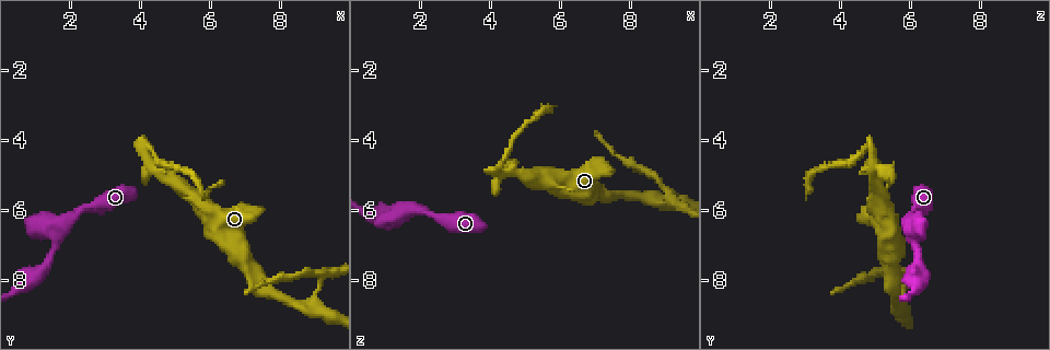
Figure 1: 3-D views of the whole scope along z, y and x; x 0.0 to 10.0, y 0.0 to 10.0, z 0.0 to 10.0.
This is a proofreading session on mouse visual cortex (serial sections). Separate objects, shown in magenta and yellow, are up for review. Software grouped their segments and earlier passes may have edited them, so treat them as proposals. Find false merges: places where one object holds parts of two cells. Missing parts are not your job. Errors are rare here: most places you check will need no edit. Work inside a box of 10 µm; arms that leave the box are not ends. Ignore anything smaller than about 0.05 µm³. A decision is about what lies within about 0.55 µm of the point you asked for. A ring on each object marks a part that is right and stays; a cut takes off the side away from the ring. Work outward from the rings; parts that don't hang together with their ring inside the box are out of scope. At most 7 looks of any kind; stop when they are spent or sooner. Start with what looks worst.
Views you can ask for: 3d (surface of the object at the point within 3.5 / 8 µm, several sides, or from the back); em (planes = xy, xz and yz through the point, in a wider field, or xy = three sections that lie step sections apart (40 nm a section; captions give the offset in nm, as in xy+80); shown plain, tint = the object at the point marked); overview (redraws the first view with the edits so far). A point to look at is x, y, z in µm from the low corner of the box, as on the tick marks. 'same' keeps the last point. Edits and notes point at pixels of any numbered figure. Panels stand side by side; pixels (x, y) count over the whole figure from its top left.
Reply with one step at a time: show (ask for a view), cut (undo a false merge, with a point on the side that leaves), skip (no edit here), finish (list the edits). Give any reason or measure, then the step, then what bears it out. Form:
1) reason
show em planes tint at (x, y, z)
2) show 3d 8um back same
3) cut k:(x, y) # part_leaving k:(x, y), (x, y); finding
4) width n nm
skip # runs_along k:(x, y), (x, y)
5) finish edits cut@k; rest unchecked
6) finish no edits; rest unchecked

abrupt turn
show 3d 3.5um at (9.10, 7.95, 5.85)

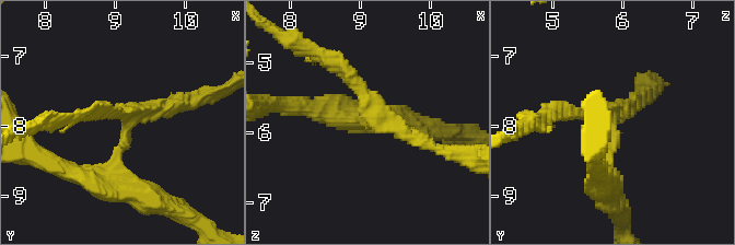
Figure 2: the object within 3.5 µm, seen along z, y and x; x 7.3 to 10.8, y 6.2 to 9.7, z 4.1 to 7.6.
arms 3; arm_widths 150, 200, 300 nm; need the tissue
show em xy step 1 tint at (9.10, 7.95, 5.85)

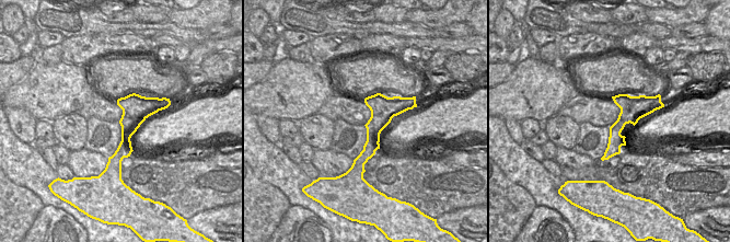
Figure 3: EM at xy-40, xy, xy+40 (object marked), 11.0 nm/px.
width 280 nm
skip # runs_along 2:(610, 178), (602, 112), (553, 115); continuous, no second cell

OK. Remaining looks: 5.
branch point
show 3d 3.5um back at (4.35, 4.70, 4.90)

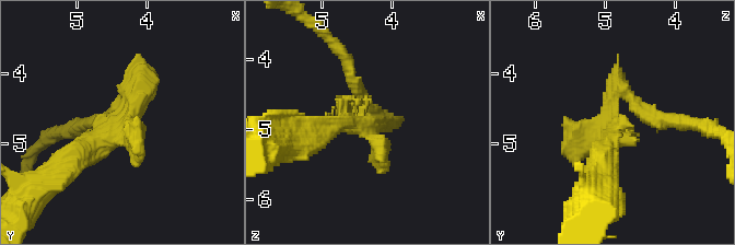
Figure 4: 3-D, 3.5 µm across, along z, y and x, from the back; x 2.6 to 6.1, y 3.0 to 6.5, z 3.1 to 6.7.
shape alone is not enough
show em xy step 5 tint at (4.35, 4.80, 4.95)

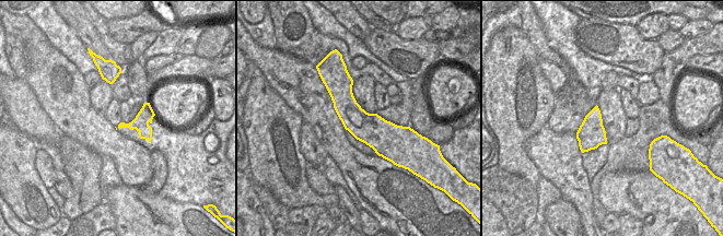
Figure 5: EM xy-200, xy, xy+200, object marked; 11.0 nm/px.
skip # runs_along 4:(62, 167), (116, 107); one cell here

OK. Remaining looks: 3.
a fork
show em xy step 3 tint at (1.60, 6.60, 6.15)

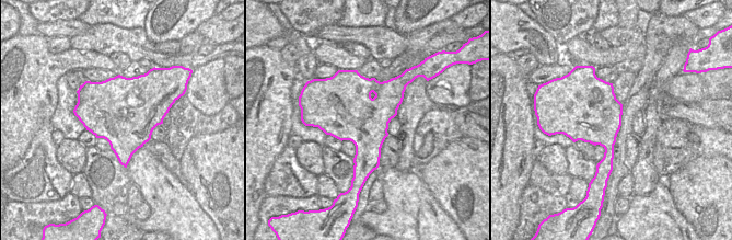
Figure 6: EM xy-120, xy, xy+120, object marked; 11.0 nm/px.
wider look
show 3d 3.5um same

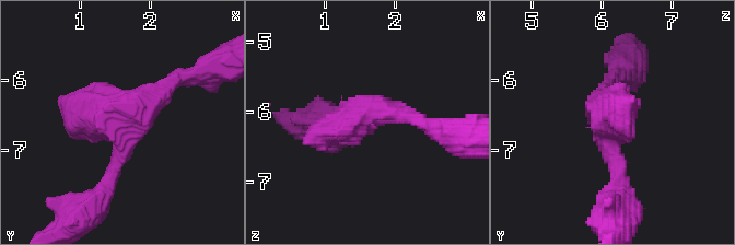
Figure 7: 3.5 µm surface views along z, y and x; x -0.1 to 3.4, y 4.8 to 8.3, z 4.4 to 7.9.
width 750 nm
skip # runs_along 7:(176, 79), (119, 118), (106, 189); continuous, no second cell

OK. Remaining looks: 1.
finish no edits; rest unchecked

